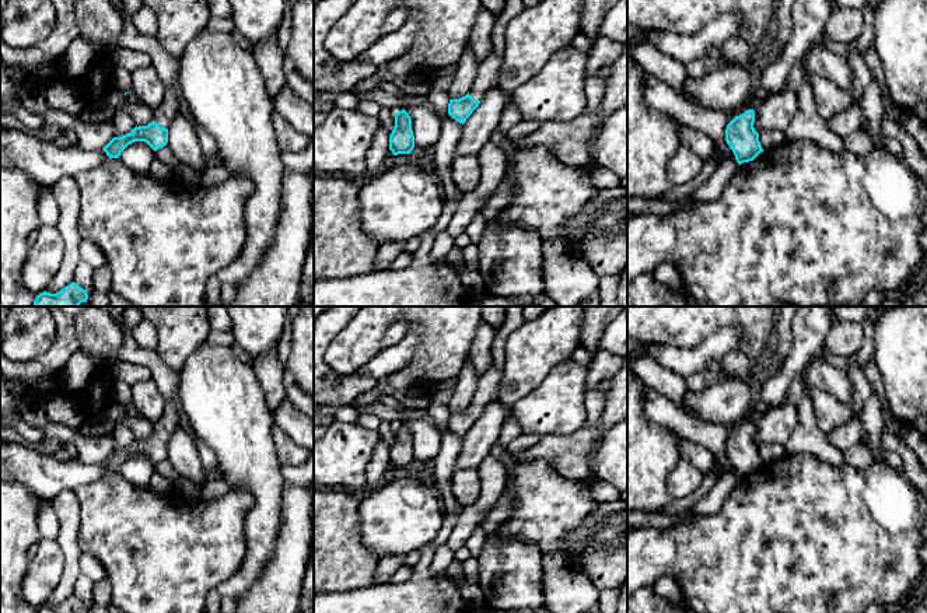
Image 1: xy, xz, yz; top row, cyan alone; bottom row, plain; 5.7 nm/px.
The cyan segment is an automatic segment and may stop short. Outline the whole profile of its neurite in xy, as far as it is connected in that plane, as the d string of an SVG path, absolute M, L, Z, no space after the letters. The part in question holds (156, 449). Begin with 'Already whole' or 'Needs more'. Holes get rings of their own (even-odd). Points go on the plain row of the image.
Needs more. M112 306L111 316L122 329L123 343L119 350L122 361L143 365L150 369L151 379L164 397L164 413L153 424L154 432L147 439L136 439L130 446L113 451L102 463L109 472L119 472L120 466L134 455L147 456L154 465L162 462L168 456L168 441L172 434L185 424L185 417L179 404L179 379L178 372L164 364L155 350L140 347L123 327L125 306Z

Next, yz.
Needs more. M745 416L731 424L732 432L725 442L725 455L732 463L737 476L753 474L763 462L759 455L759 446L755 444L755 424Z

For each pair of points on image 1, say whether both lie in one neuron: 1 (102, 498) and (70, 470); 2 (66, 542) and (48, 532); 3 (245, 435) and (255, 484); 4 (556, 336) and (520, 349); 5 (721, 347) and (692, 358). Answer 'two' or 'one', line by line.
1: two
2: two
3: one
4: one
5: one

